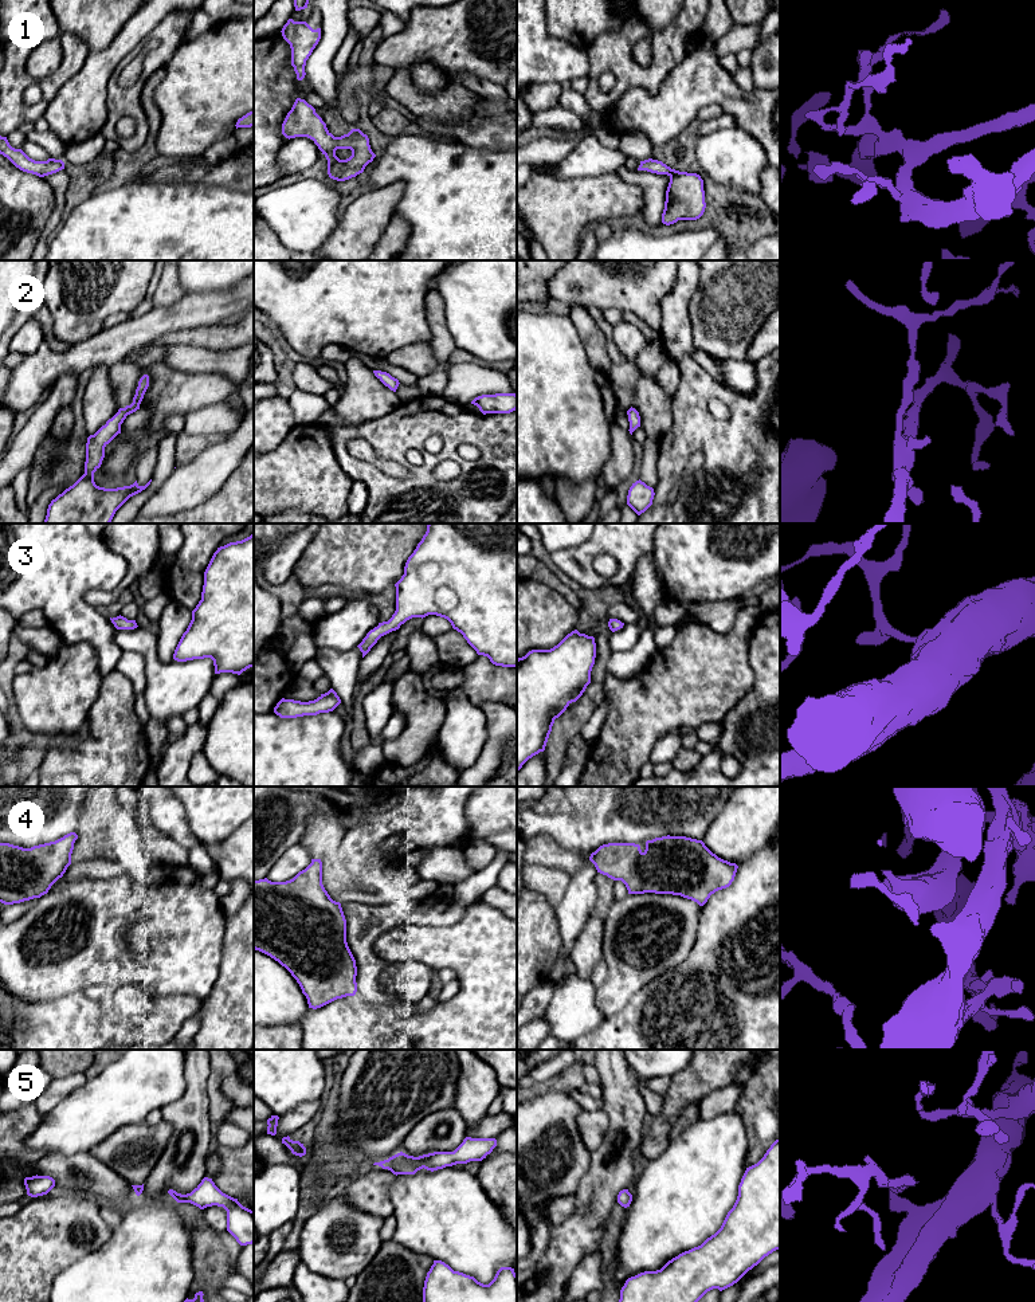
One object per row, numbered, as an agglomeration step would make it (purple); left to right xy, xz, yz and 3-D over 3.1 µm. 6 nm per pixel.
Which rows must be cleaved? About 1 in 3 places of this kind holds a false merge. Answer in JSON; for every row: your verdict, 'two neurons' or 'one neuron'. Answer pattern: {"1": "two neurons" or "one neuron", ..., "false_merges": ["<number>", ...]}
{"1": "one neuron", "2": "one neuron", "3": "one neuron", "4": "one neuron", "5": "one neuron", "false_merges": []}

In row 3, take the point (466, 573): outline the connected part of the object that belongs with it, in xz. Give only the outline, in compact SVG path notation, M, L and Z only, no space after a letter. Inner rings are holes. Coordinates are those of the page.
M428 523L395 587L396 611L357 646L362 658L381 636L399 630L407 620L436 615L447 619L478 655L487 656L495 666L517 667L517 523Z

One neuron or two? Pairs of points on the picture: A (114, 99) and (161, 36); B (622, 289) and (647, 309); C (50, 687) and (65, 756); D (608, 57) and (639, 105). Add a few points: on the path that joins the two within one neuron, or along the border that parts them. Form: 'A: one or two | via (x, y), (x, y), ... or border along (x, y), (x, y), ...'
A: one | via (132, 91), (146, 74), (153, 54)
B: one | via (628, 290), (641, 302)
C: two | border along (74, 738), (58, 741)
D: two | border along (661, 83), (655, 93), (630, 87), (608, 112)

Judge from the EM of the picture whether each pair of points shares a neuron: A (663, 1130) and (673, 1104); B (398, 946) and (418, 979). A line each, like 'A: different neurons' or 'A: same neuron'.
A: same neuron
B: different neurons

